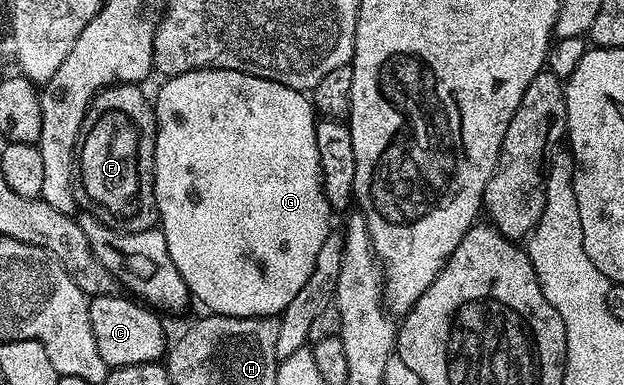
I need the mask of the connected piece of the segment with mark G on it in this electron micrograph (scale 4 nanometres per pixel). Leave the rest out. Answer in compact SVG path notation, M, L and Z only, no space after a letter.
M214 68L190 70L184 74L172 74L164 82L167 83L160 88L159 95L154 95L153 98L153 105L155 107L155 203L159 209L158 225L161 227L165 236L165 244L169 248L169 256L173 260L177 272L181 272L190 297L194 301L196 298L197 301L204 302L208 306L206 309L210 313L224 314L225 316L233 316L234 318L269 318L278 316L283 313L283 309L289 304L289 300L293 300L293 296L297 296L297 292L301 292L301 288L305 288L305 280L309 280L309 275L313 272L313 263L317 260L317 252L321 249L321 244L325 244L325 240L333 232L333 226L331 226L333 211L331 205L327 202L326 196L323 194L323 177L319 175L317 136L315 135L317 111L312 99L304 91L294 90L280 82L274 82L268 78L253 76L245 72L237 72L236 70L216 70Z

